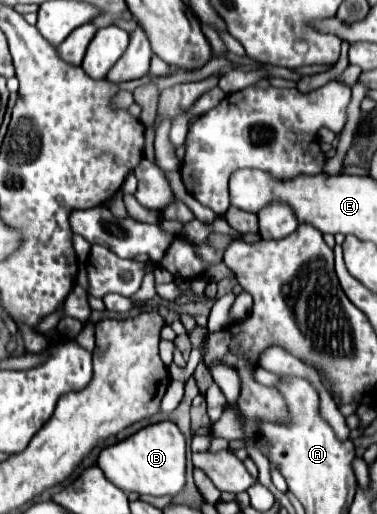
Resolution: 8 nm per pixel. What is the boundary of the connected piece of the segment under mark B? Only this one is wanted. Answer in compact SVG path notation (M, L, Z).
M163 420L141 428L133 436L113 446L103 448L97 456L97 466L107 476L107 480L111 480L125 494L139 492L151 496L175 496L185 486L185 450L187 442L183 432L177 428L177 424Z

